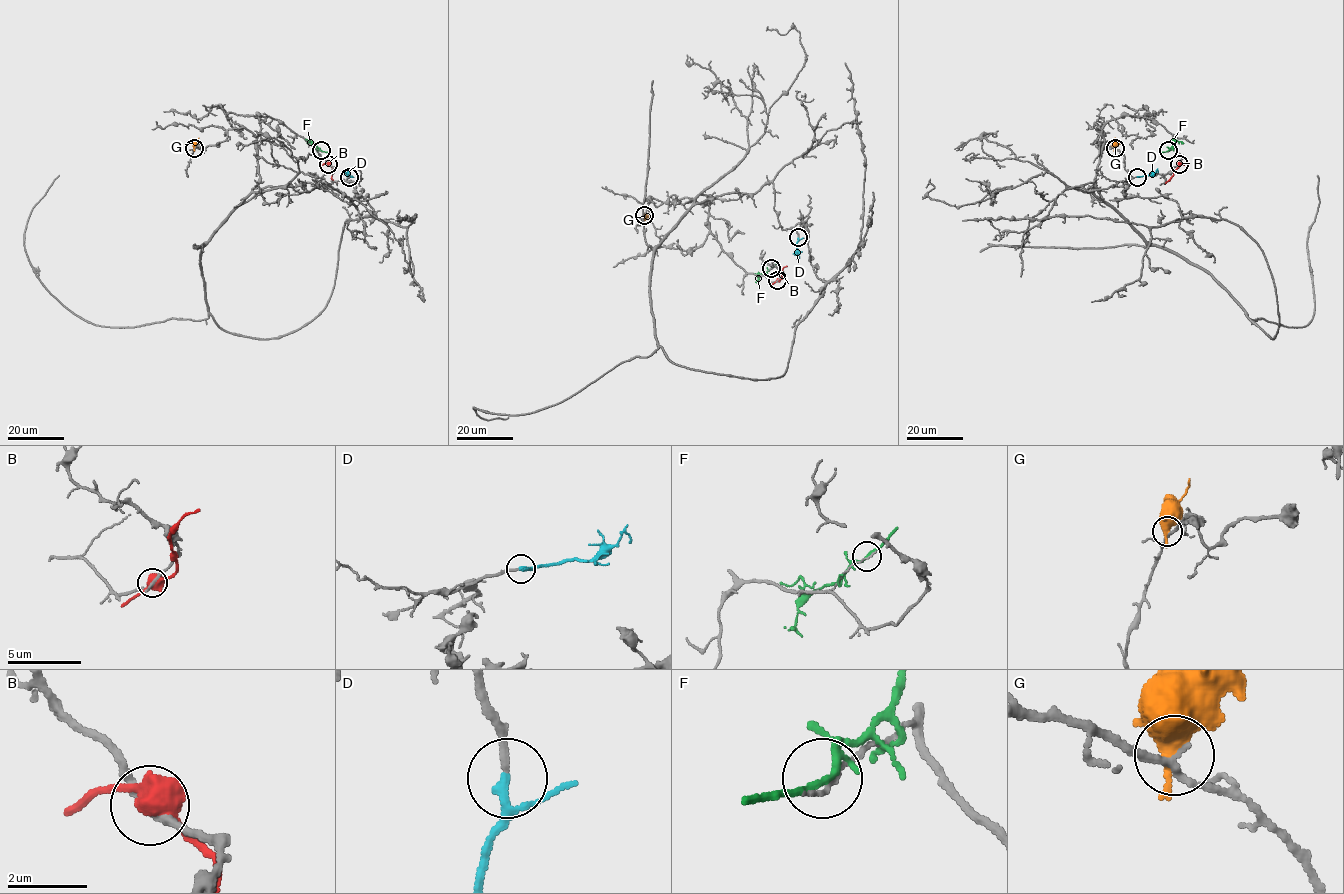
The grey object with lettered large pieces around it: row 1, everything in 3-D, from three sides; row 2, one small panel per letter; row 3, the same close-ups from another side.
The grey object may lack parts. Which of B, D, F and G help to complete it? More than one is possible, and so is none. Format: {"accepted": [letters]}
{"accepted": ["D"]}

